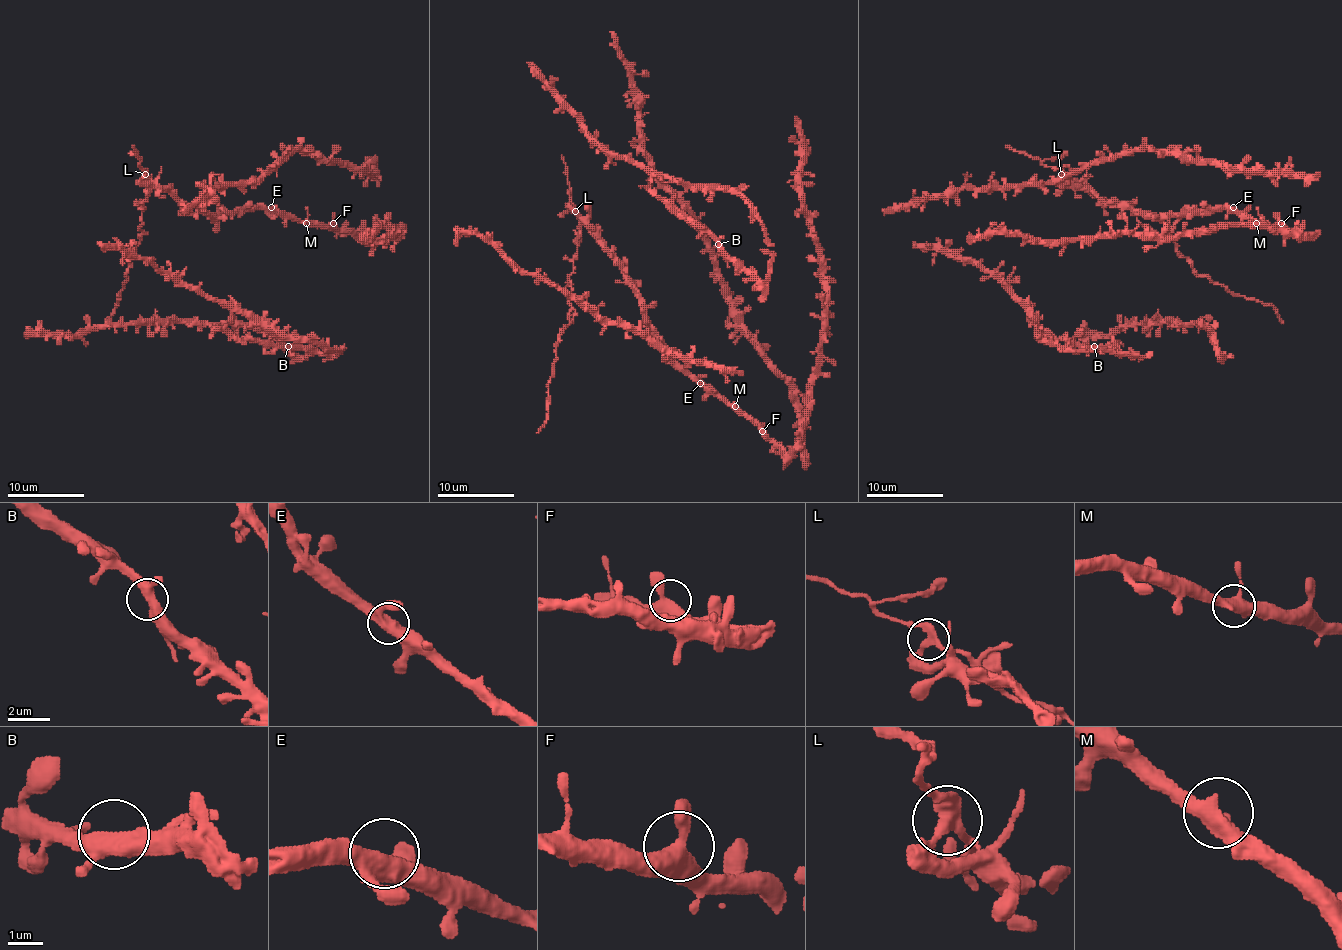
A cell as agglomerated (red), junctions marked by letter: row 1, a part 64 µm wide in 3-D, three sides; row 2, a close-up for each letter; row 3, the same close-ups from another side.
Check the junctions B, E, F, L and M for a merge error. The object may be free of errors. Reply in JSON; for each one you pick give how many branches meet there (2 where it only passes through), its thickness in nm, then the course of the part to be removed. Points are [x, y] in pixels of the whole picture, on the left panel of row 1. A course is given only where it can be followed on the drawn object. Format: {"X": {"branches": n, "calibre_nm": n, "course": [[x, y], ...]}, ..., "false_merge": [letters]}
{"L": {"branches": 3, "calibre_nm": 360, "course": [[146, 174], [149, 178], [148, 197], [144, 207], [140, 207], [140, 242], [119, 292], [119, 304], [107, 323]]}, "false_merge": ["L"]}

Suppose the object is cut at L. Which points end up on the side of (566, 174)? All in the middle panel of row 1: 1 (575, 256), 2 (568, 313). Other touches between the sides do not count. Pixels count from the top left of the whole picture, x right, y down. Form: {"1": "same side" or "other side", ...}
{"1": "same side", "2": "same side"}

